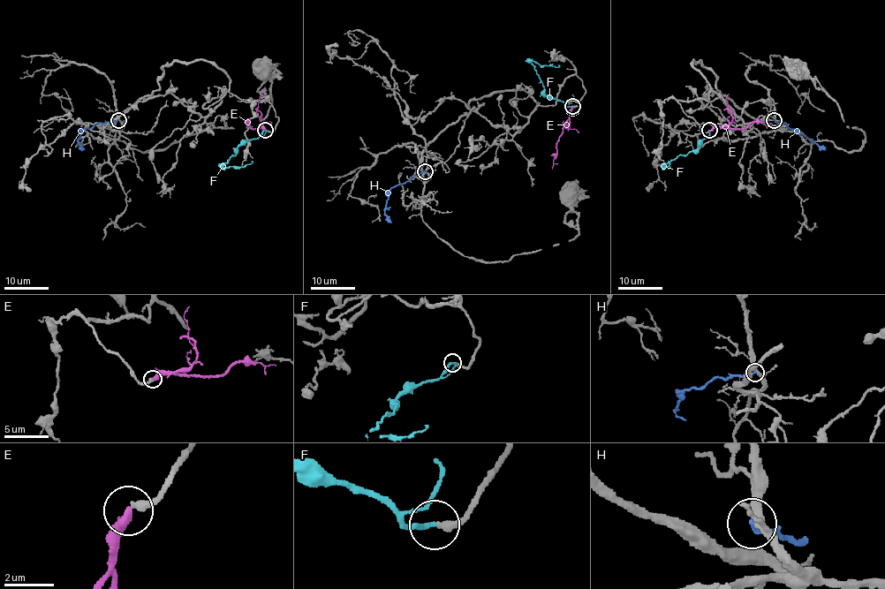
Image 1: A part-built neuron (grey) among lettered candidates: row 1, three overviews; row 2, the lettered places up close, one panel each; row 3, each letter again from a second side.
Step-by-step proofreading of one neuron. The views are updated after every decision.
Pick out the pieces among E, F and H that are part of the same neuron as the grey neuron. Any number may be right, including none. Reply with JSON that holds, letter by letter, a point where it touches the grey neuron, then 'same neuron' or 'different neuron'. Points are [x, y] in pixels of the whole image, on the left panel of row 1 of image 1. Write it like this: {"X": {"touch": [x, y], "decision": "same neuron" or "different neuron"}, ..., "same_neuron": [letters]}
{"E": {"touch": [265, 130], "decision": "different neuron"}, "F": {"touch": [265, 130], "decision": "same neuron"}, "H": {"touch": [118, 120], "decision": "different neuron"}, "same_neuron": ["F"]}

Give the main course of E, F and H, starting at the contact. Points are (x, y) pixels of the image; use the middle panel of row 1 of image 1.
E: (571, 107), (570, 118), (556, 144), (551, 169)
F: (571, 106), (545, 96), (540, 78), (530, 61), (541, 65), (559, 64)
H: (425, 170), (389, 190), (385, 215), (391, 222)

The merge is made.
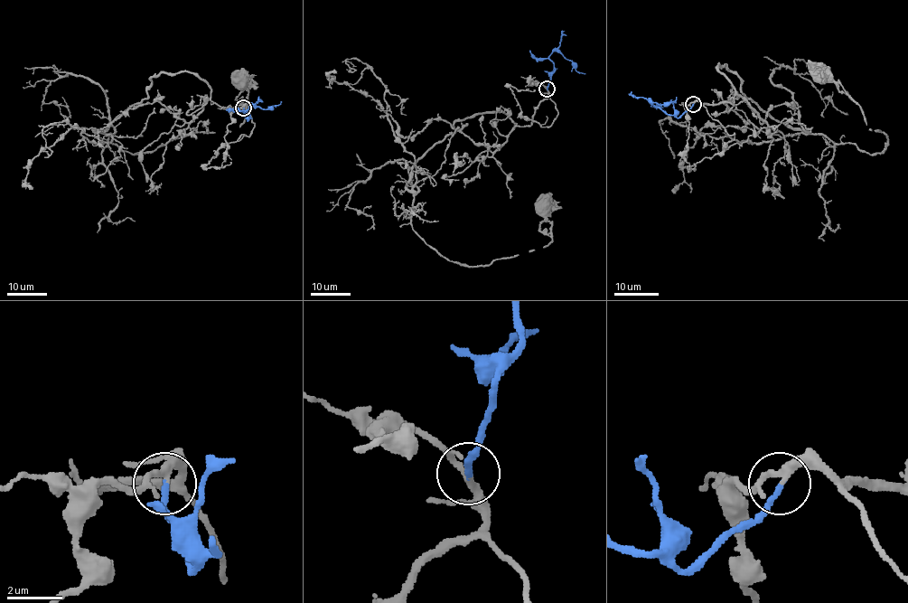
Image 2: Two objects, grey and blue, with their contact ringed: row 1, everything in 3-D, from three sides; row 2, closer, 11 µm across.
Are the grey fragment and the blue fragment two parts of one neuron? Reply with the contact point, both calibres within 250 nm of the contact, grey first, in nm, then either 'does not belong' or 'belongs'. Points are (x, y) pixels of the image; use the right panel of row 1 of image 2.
place (693, 104); calibres 240 and 200 nm; belongs

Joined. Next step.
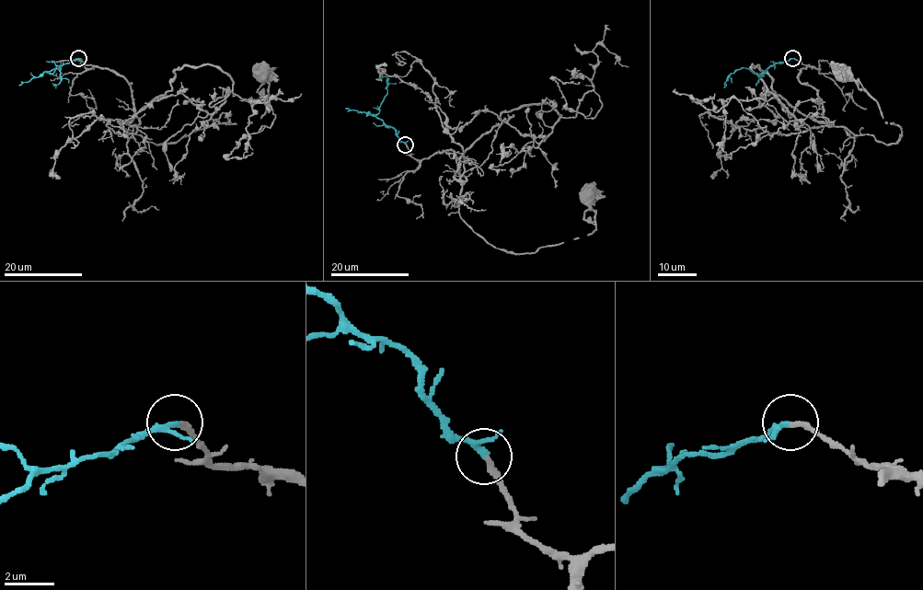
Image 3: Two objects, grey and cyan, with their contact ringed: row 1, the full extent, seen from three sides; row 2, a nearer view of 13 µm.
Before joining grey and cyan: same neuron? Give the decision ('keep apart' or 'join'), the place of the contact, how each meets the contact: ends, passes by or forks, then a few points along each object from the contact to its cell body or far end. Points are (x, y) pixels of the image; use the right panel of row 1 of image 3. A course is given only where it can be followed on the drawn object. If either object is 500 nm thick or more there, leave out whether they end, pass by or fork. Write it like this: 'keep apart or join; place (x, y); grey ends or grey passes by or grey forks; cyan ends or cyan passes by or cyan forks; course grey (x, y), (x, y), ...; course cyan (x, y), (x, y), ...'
join; place (792, 58); grey ends; cyan passes by; course grey (792, 58), (807, 65), (798, 77), (816, 90), (828, 123), (894, 144), (901, 128), (842, 72); course cyan (791, 58), (771, 65), (759, 74), (746, 68), (737, 69), (731, 74), (726, 84)

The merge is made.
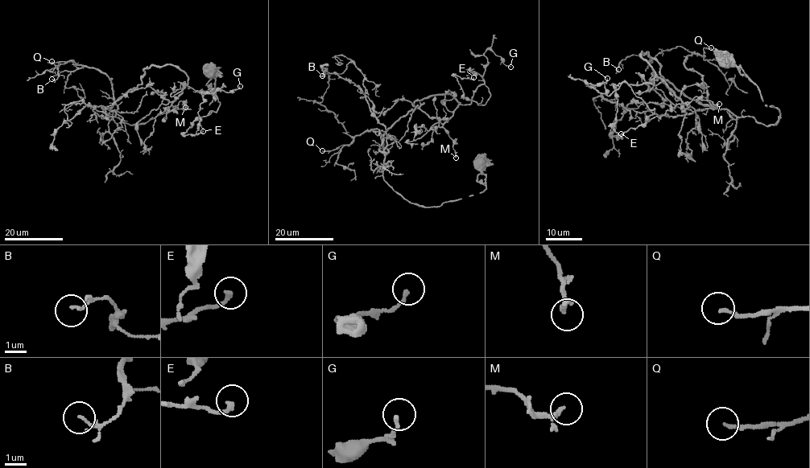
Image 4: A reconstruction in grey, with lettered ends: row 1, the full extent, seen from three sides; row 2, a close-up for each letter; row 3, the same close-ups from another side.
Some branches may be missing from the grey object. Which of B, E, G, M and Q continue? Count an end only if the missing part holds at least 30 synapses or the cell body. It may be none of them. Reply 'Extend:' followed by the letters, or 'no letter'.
Extend: no letter

